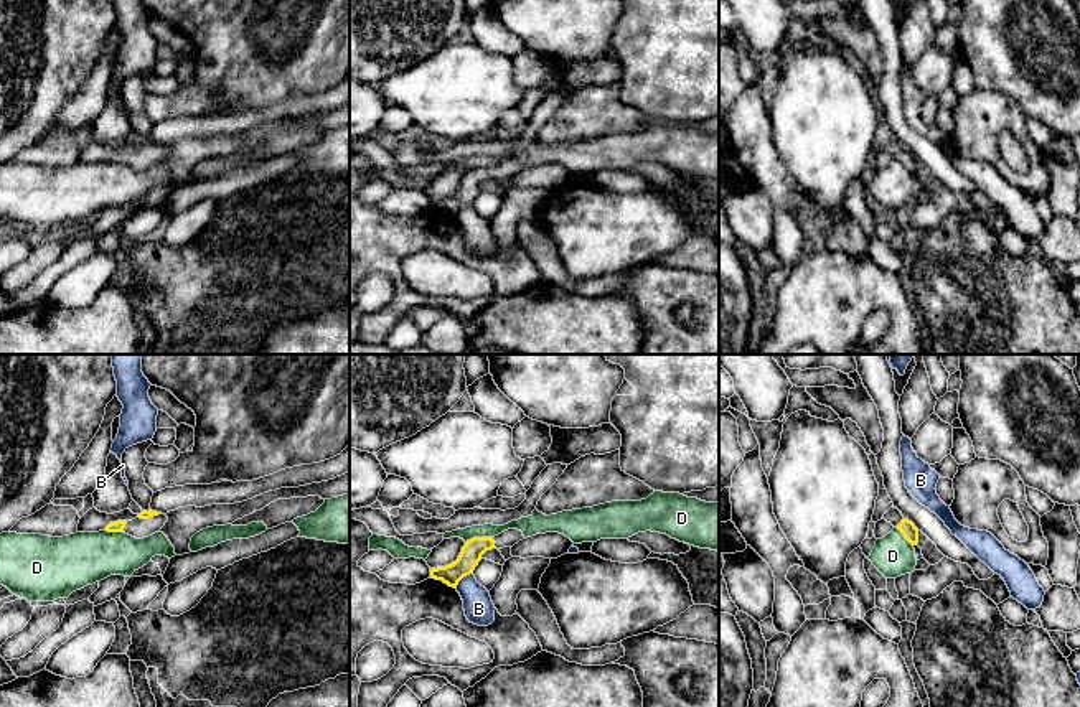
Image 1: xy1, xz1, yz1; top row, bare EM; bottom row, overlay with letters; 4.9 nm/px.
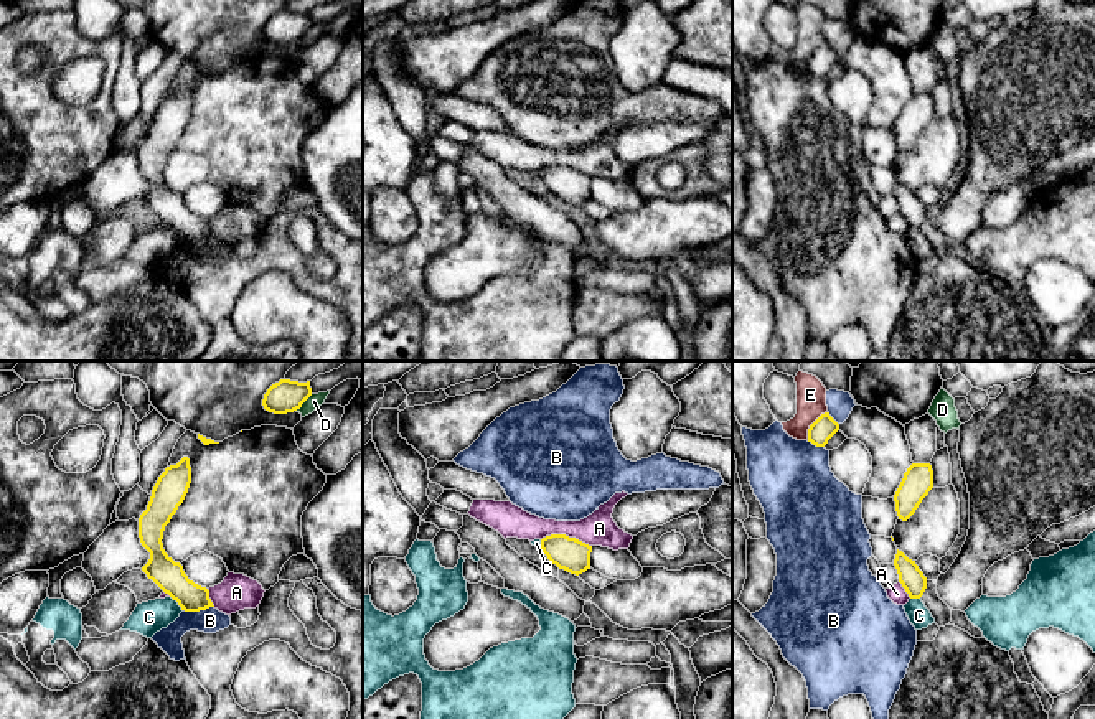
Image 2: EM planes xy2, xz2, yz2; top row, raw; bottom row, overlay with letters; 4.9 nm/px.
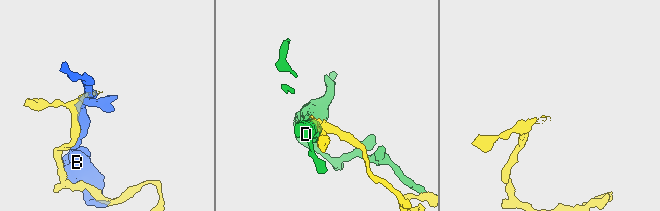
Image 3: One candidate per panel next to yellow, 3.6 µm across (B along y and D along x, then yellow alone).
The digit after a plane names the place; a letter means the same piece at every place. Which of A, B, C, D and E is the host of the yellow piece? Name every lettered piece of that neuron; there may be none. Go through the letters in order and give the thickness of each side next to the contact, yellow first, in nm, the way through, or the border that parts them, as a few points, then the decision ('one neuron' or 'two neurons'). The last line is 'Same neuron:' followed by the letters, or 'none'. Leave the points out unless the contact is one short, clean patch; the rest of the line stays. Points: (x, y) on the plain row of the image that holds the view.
A: calibres 160 and 160 nm; two neurons
B: calibres 150 and 120 nm; two neurons
C: calibres 150 and 160 nm; border xy2 (170, 226), (182, 241); two neurons
D: calibres 100 and 90 nm; two neurons
E: calibres 110 and 140 nm; two neurons
Same neuron: none

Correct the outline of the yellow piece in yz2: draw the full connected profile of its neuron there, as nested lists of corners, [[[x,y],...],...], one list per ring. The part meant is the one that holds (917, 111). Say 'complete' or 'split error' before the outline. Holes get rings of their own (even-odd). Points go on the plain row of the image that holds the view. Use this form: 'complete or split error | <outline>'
complete | [[[912,94],[894,125],[899,150],[907,152],[922,130],[933,119],[933,101],[930,94]]]

